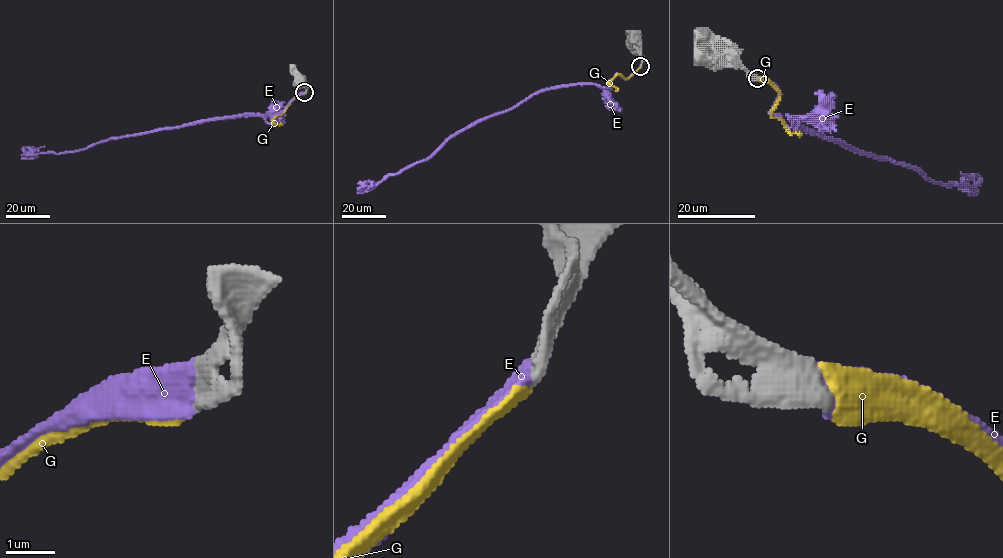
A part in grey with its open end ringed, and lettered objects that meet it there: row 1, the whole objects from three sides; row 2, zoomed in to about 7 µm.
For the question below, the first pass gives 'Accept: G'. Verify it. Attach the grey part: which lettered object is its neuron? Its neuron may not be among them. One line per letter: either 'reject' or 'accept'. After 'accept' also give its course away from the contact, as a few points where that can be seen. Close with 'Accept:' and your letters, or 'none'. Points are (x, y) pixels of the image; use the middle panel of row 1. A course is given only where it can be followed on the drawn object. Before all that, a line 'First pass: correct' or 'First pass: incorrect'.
First pass: incorrect
E: accept; it runs (640, 66), (628, 78), (617, 74), (609, 90), (542, 89), (375, 185), (358, 183)
G: reject
Accept: E

